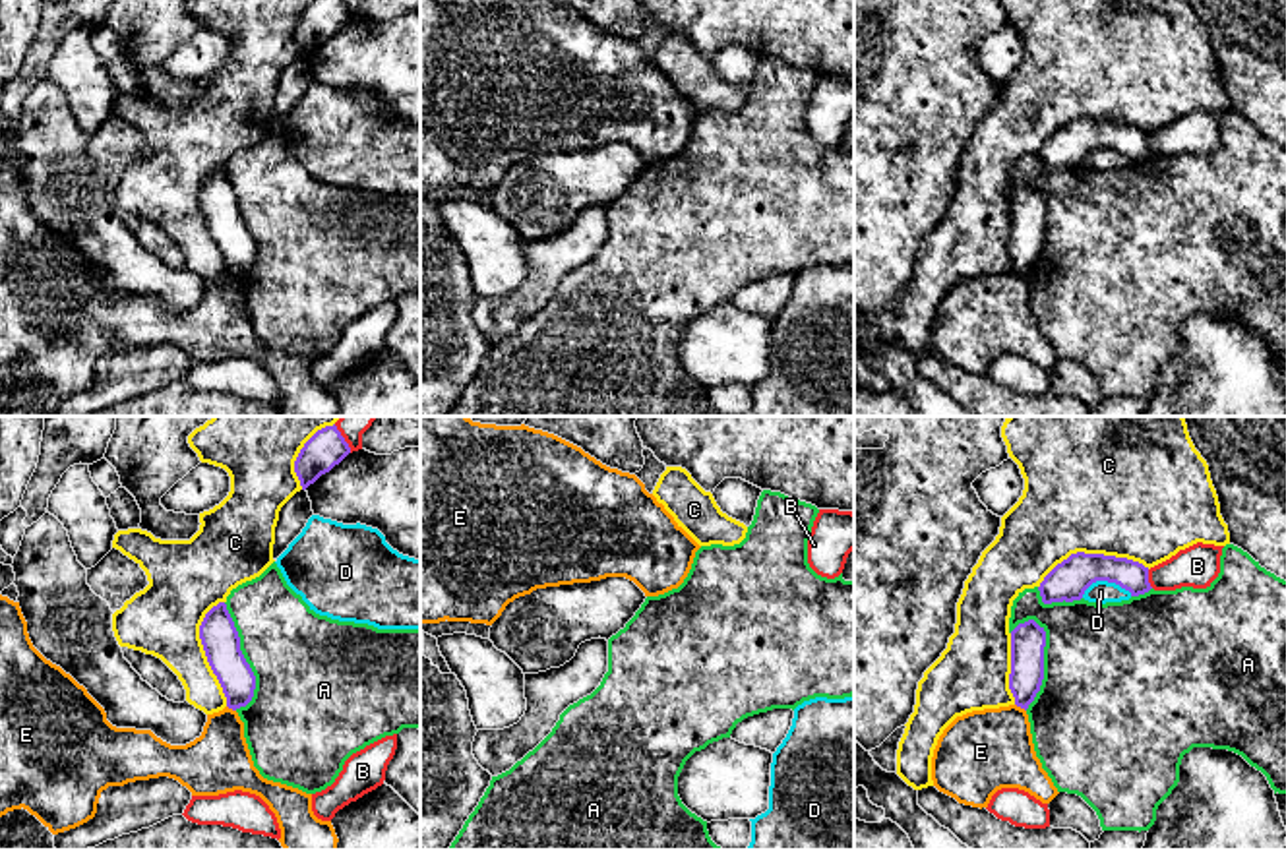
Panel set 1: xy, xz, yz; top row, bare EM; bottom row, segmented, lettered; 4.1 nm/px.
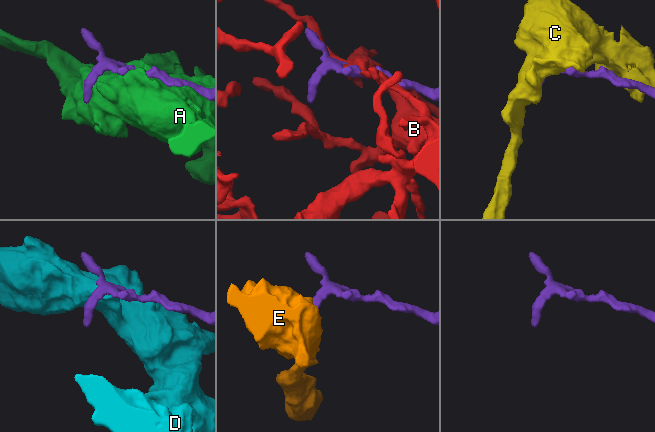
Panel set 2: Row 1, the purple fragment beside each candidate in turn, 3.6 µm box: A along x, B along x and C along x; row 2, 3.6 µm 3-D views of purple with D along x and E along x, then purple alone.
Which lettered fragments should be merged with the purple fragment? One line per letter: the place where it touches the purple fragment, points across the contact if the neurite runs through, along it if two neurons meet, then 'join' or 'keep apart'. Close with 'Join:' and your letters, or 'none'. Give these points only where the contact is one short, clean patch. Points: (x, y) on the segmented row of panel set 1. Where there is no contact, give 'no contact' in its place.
A: contact yz (1042, 665); keep apart
B: contact yz (1147, 579); keep apart
C: contact yz (1091, 554); keep apart
D: contact yz (1104, 579); keep apart
E: contact yz (1021, 707); border yz (1015, 703), (1025, 711); keep apart
Join: none

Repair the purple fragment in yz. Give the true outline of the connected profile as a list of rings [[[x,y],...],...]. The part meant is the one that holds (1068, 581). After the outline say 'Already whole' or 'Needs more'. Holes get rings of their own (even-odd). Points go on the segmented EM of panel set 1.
[[[1071,554],[1057,563],[1040,583],[1038,591],[1044,604],[1081,600],[1085,591],[1096,583],[1108,581],[1129,591],[1131,596],[1148,592],[1148,567],[1139,562],[1104,554]]]. Already whole

